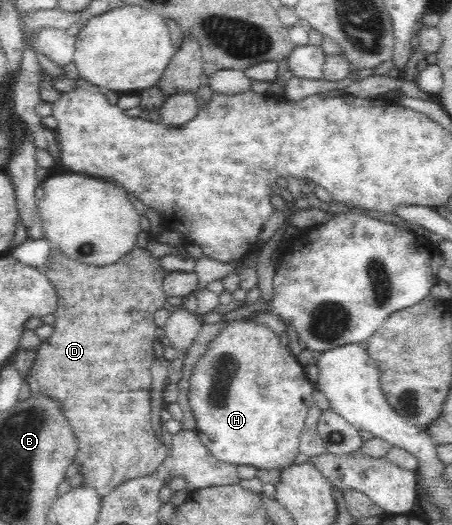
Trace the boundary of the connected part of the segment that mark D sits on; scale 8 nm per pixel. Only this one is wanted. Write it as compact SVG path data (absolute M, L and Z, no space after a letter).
M51 244L49 258L44 266L37 269L45 274L55 291L57 291L57 310L53 312L55 315L55 325L53 328L53 336L47 341L43 341L38 346L35 353L34 364L28 370L23 378L30 386L31 395L49 395L53 399L57 399L57 403L61 405L61 412L65 413L69 425L73 429L73 434L77 437L77 456L73 458L73 462L81 465L80 473L83 475L83 484L85 487L93 487L99 493L101 500L106 497L119 483L125 483L129 480L151 476L160 466L161 461L166 457L167 449L165 445L155 436L155 431L151 427L151 364L155 360L155 341L158 340L157 326L154 321L154 312L163 308L166 302L166 292L163 288L164 277L166 276L159 258L151 255L146 248L134 247L124 258L121 258L116 264L107 264L106 266L94 266L84 264L77 260L72 260L64 256L64 254Z

